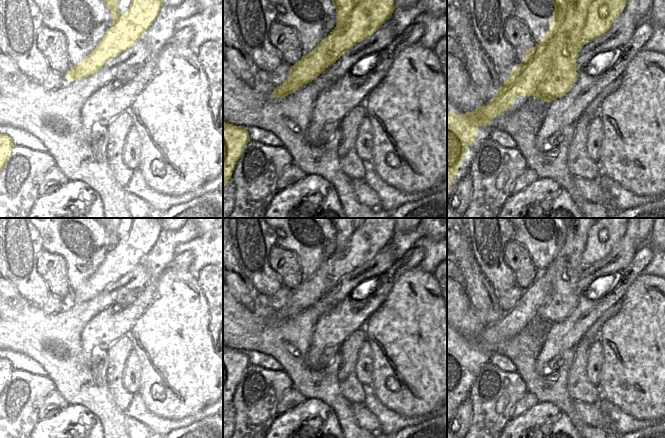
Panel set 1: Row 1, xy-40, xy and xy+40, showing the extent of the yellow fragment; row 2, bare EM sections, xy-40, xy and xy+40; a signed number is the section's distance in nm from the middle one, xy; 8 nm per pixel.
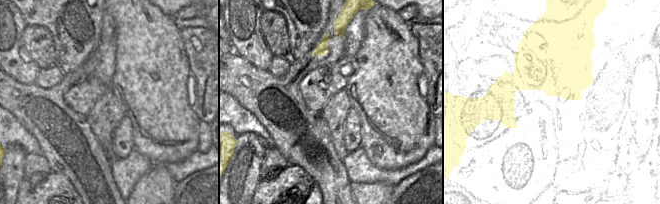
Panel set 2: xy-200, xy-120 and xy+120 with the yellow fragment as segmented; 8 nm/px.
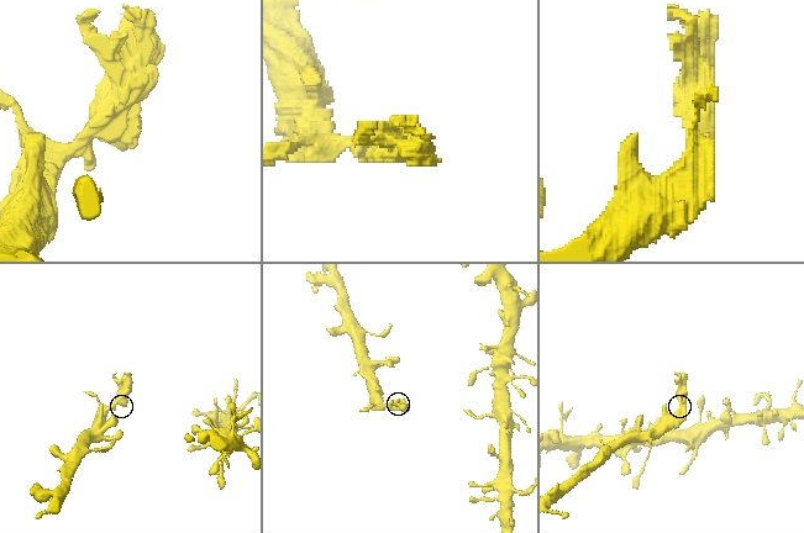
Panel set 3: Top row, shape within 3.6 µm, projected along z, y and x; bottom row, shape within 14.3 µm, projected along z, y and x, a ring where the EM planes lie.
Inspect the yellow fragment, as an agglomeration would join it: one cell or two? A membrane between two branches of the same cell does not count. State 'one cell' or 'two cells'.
two cells

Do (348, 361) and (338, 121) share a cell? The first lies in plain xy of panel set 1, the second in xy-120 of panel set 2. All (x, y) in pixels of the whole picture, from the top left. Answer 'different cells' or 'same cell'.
same cell

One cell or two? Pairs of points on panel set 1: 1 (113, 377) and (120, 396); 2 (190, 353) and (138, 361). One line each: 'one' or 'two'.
1: one
2: two

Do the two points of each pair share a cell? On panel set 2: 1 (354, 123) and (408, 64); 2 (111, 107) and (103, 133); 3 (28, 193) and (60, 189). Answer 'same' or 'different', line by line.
1: different
2: same
3: same

